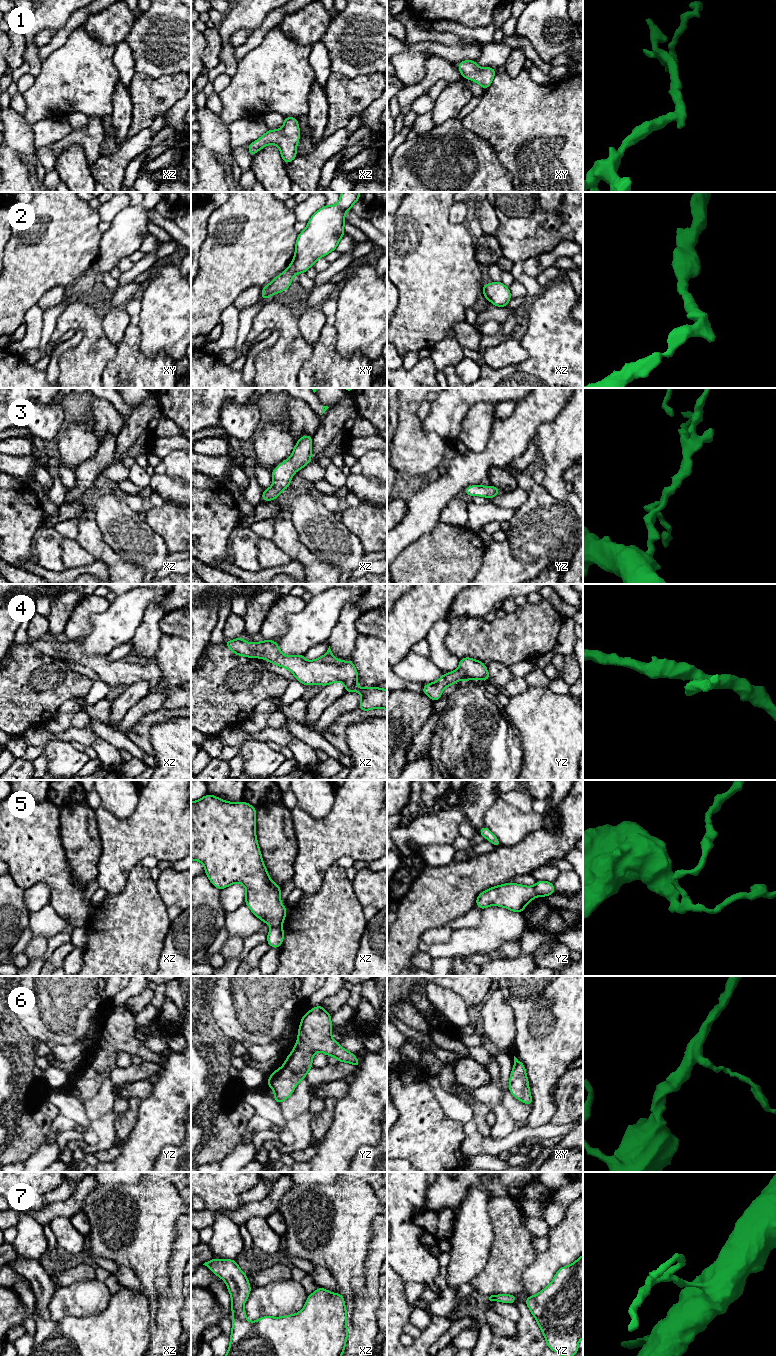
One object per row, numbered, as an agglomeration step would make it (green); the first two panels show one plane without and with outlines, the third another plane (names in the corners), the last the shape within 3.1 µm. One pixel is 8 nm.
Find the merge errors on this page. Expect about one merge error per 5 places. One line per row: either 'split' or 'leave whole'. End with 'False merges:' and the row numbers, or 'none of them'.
1: leave whole
2: leave whole
3: leave whole
4: leave whole
5: split
6: leave whole
7: leave whole
False merges: 5

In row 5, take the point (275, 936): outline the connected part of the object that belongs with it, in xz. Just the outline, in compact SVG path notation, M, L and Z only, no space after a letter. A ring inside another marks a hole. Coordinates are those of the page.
M282 925L278 927L272 927L271 930L267 934L267 943L271 946L271 948L279 948L284 939L284 931Z

